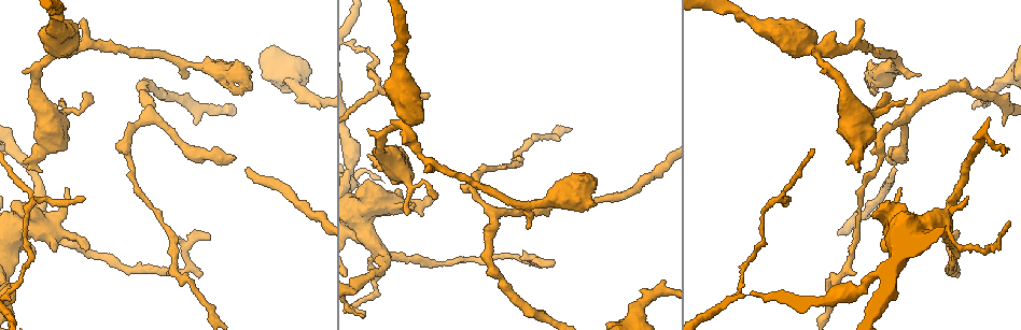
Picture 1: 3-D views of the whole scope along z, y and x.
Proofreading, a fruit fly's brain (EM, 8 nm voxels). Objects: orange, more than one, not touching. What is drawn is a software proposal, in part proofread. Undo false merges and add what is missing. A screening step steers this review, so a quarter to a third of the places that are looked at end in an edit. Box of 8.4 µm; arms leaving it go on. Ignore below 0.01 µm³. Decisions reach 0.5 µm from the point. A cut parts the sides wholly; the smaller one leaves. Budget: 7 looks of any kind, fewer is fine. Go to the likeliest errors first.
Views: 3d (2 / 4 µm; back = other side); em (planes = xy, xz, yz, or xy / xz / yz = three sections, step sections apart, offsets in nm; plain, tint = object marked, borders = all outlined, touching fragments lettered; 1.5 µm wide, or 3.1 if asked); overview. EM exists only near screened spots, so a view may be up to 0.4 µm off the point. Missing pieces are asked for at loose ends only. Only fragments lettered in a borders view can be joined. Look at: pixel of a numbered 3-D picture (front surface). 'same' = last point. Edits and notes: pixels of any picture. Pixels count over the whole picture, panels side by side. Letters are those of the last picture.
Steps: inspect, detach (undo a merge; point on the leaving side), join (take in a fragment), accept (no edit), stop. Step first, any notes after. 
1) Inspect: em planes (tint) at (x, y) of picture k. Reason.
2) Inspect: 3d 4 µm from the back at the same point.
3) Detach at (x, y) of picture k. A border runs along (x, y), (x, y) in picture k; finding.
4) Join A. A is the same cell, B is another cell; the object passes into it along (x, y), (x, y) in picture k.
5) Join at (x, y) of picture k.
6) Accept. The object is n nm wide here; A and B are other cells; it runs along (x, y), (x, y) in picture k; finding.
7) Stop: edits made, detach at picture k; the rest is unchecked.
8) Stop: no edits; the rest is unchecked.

Inspect: 3d 2 µm at (890, 160) of picture 1.

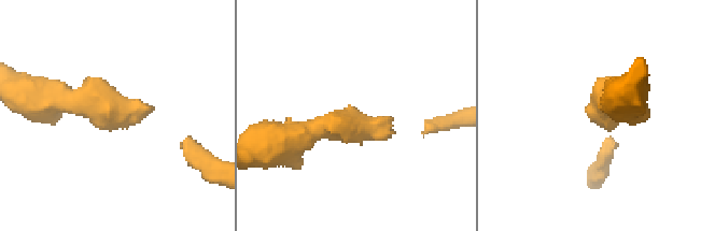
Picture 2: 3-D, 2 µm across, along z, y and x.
Inspect: em xy step 8 (borders) at (390, 120) of picture 2. Now the EM.

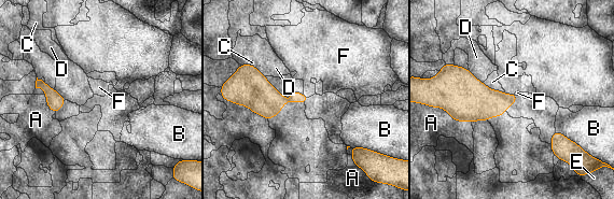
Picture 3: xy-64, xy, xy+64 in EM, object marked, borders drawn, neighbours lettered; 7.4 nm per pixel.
Accept. A, B, C, D, E and F are other cells; a border runs along (303, 95), (308, 97) in picture 3; none of them fits.

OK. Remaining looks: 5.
Inspect: em planes (borders) at (380, 250) of picture 1. Looks like a crossing.

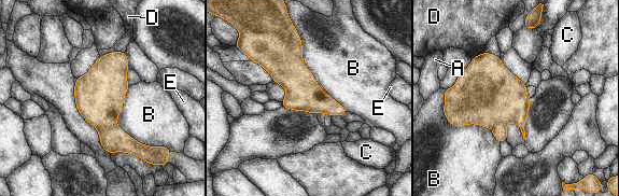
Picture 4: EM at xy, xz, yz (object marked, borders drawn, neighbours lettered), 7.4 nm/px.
Detach at (115, 139) of picture 4. The object is 260 nm wide here; A, B, C, D and E are other cells; a border runs along (116, 126), (98, 129) in picture 4; two cells meet here.

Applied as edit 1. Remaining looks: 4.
Inspect: overview. Redraw.

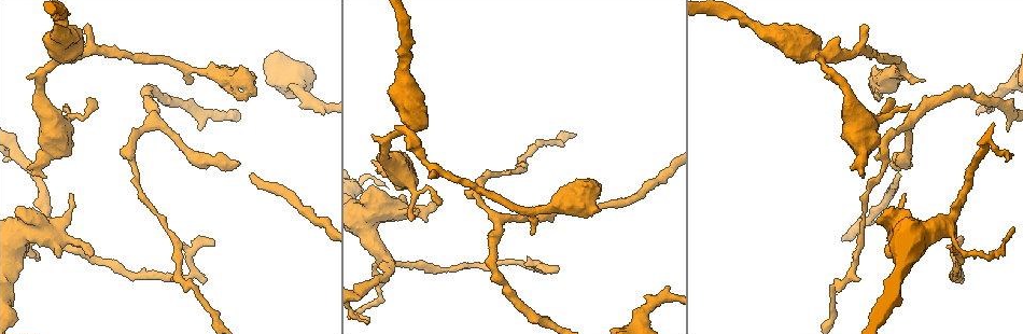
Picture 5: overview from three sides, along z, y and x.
Inspect: 3d 4 µm at (907, 122) of picture 5. Arms part here.

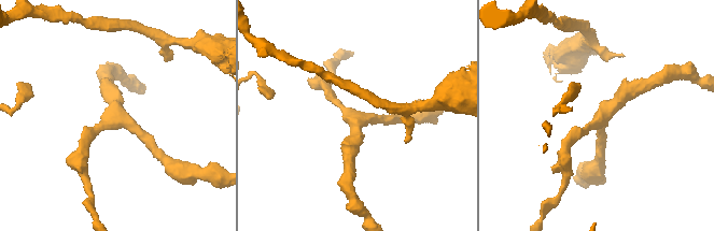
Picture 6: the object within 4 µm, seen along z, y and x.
Inspect: em planes (borders) at (356, 119) of picture 6. 3 arms meet here; the arms are 160, 180, 260 nm wide; now the EM.

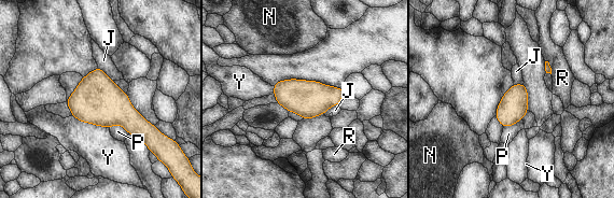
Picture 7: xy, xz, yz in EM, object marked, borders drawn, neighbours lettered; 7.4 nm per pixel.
Accept. J, N, P, R and Y are other cells; continuous, no second cell.

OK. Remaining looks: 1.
Stop: edits made, detach at picture 4; the rest is unchecked.

